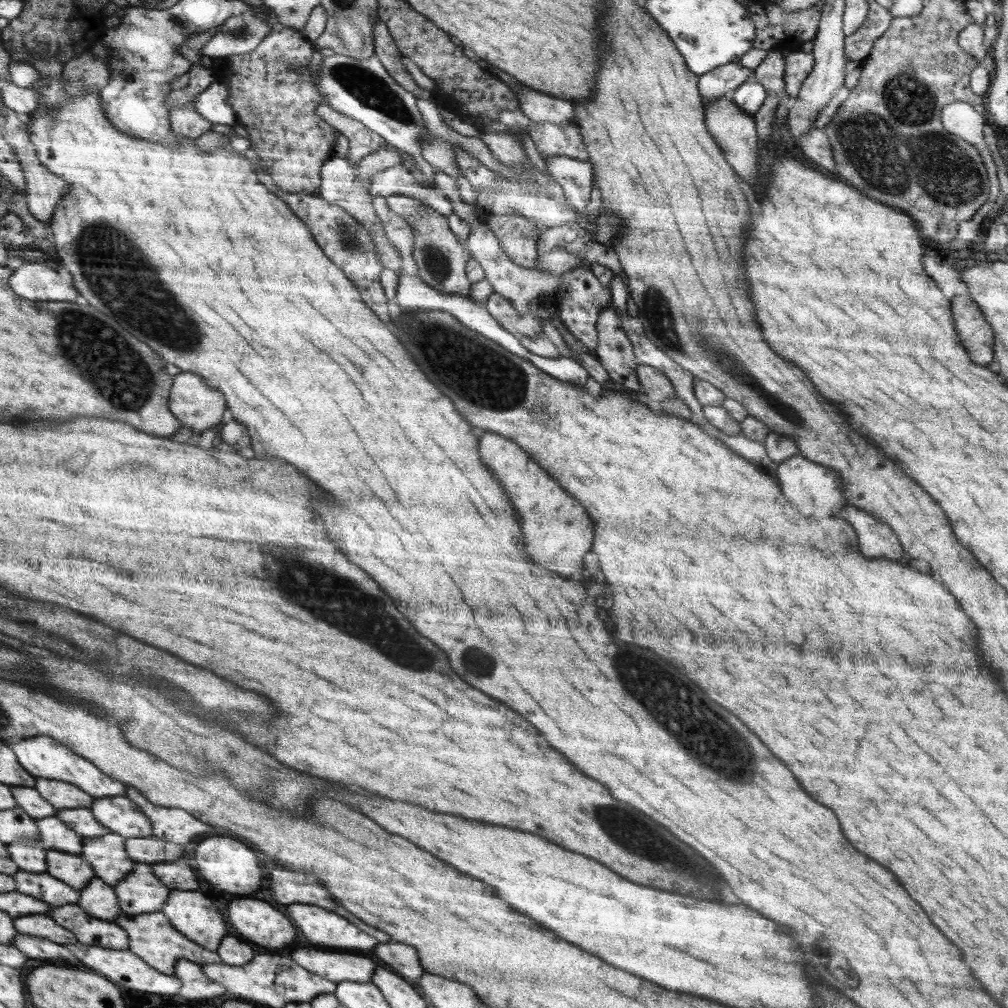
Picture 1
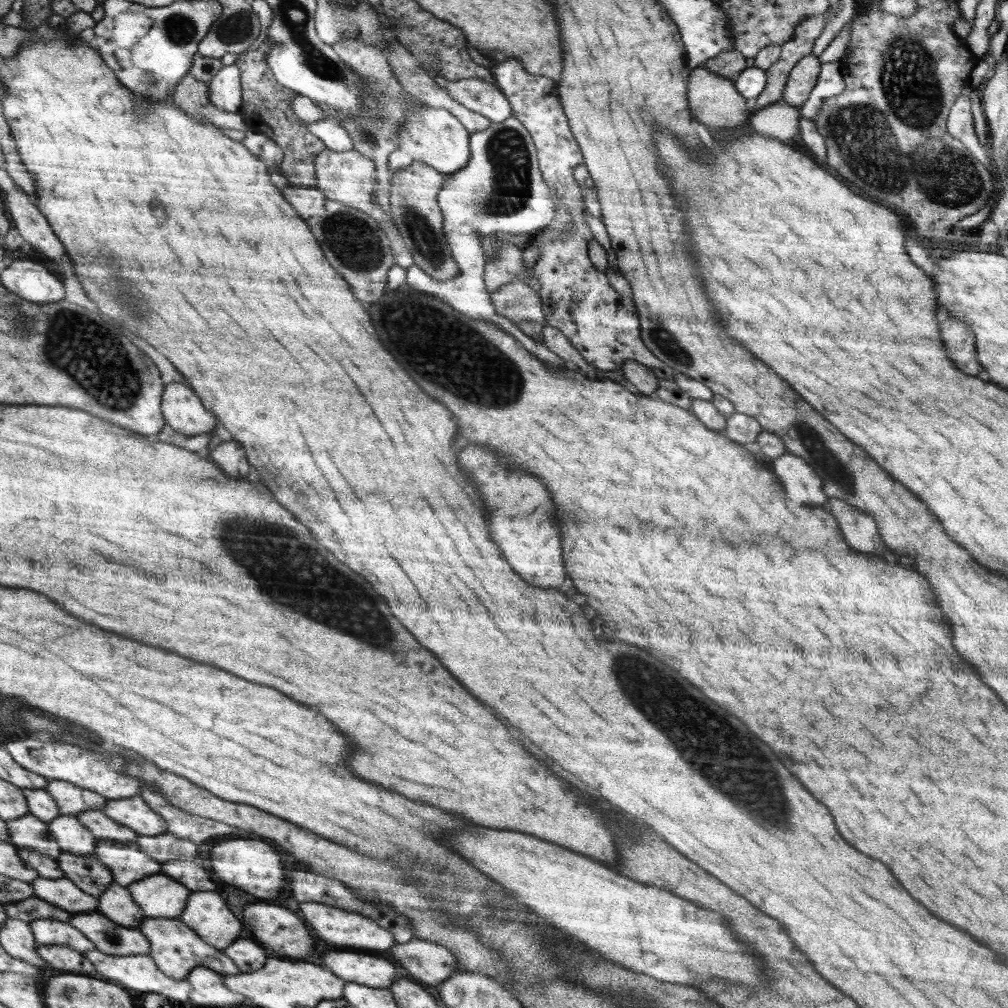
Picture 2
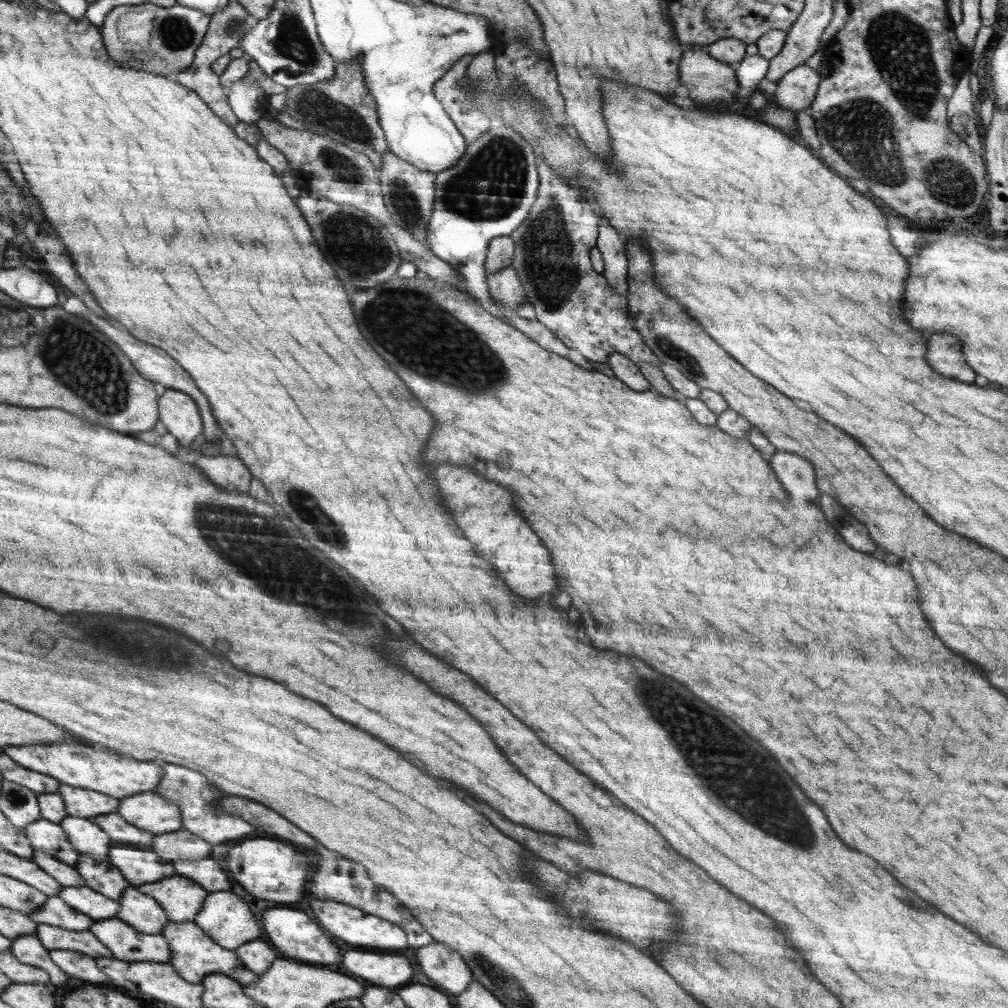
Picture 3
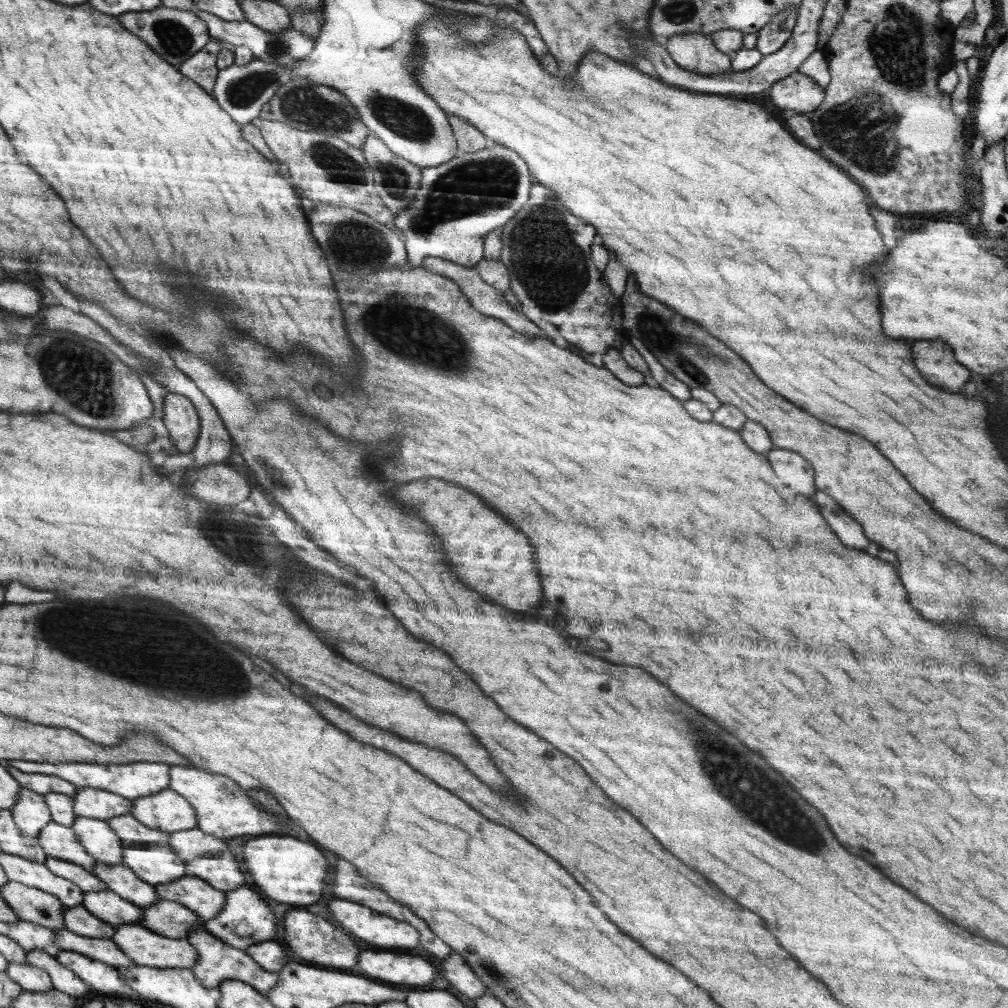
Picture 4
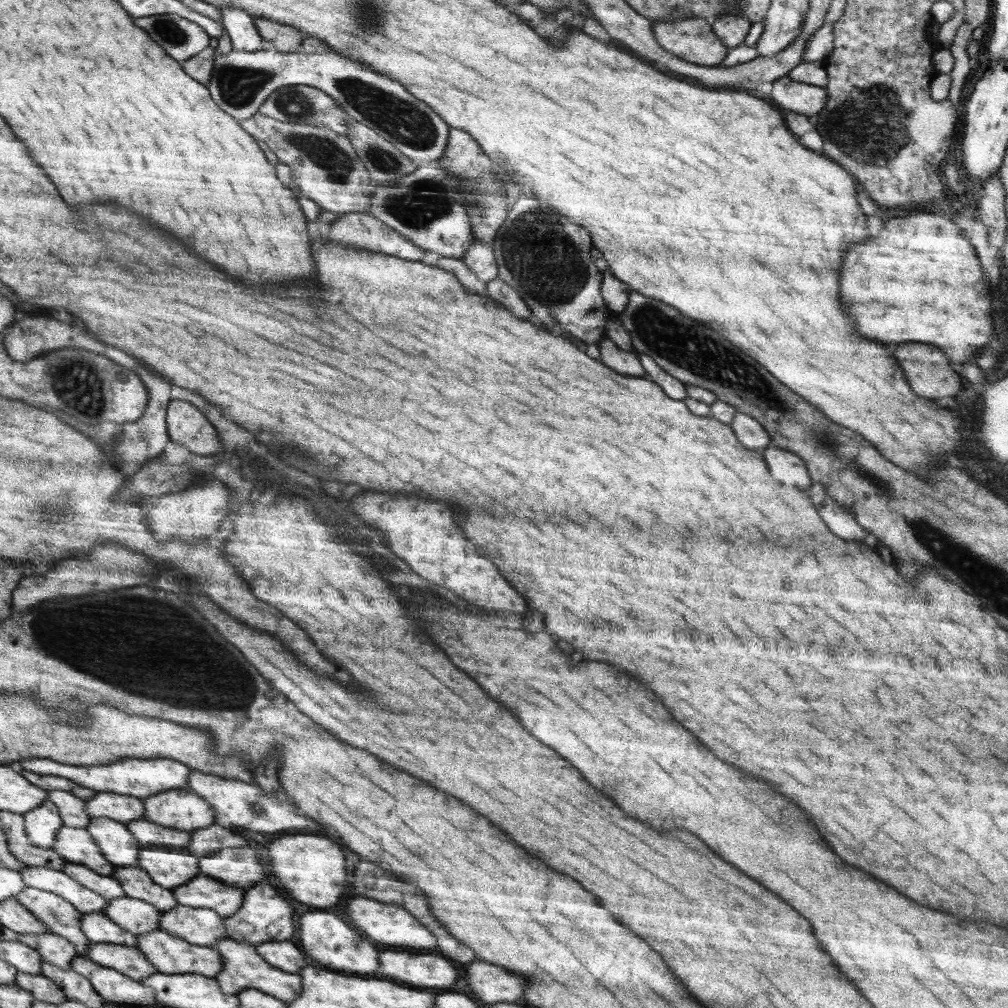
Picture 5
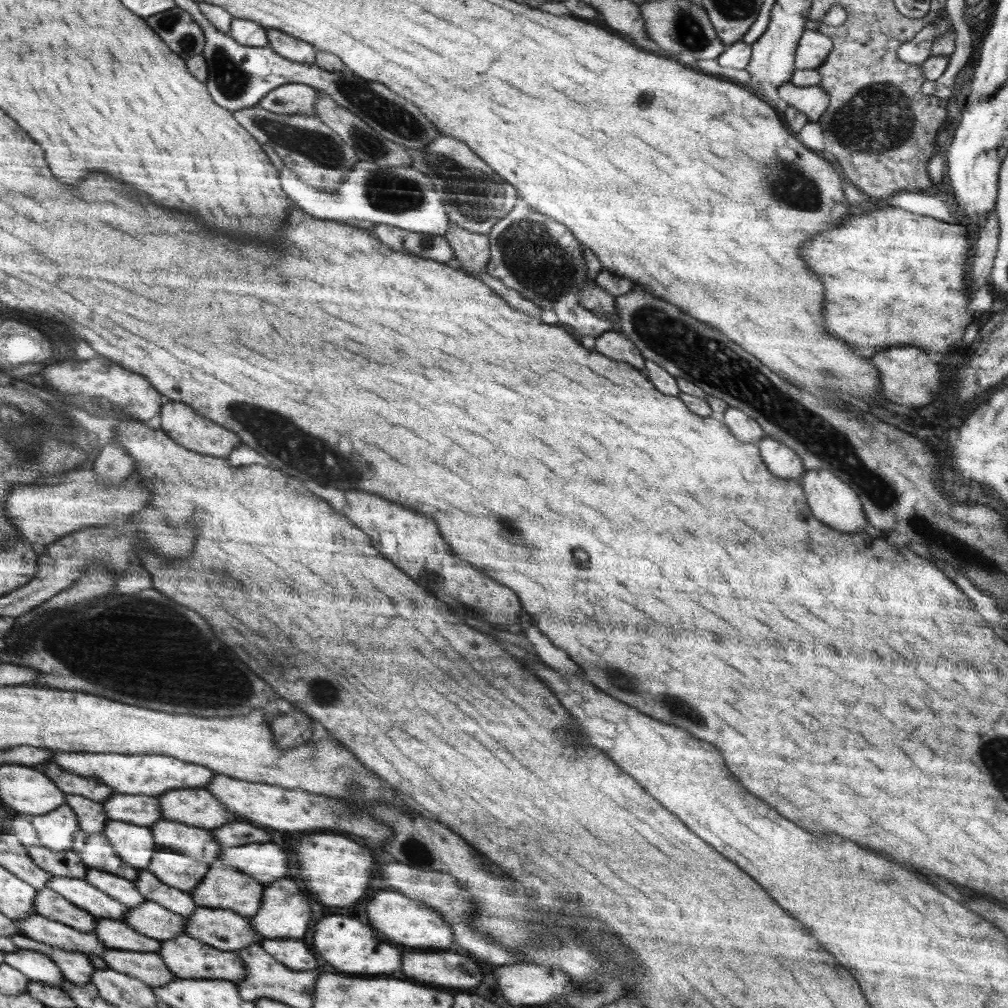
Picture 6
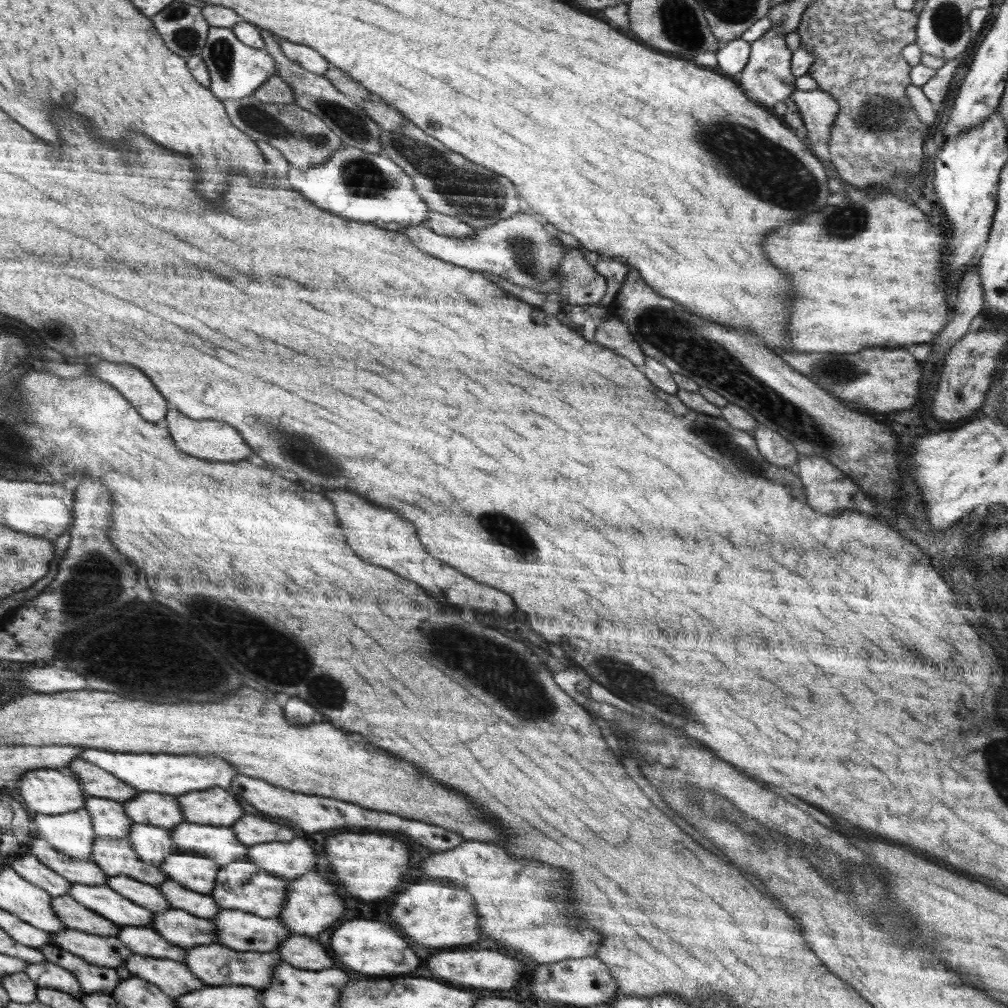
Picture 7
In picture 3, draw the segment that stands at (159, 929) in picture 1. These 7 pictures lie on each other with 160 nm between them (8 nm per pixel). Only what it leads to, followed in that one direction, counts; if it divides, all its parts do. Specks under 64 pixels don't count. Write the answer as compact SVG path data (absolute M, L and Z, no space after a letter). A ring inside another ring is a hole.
M193 920L184 922L171 921L166 928L162 930L161 935L166 937L170 943L174 958L170 960L175 971L183 977L184 980L191 981L194 984L202 982L205 976L211 974L226 975L238 980L243 985L256 983L260 980L260 974L252 972L243 964L241 957L234 949L224 948L217 941L212 940Z

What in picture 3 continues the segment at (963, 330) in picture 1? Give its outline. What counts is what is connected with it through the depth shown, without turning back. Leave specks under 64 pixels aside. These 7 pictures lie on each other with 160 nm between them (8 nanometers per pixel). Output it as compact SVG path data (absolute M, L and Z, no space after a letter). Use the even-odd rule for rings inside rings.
M938 332L930 336L926 360L938 374L954 378L958 382L972 382L976 376L974 370L968 368L968 364L964 364L962 342L948 332Z

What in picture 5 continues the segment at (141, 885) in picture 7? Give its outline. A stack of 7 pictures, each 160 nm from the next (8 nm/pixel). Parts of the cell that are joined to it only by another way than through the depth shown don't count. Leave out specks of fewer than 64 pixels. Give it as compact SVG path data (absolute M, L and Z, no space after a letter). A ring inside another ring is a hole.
M66 862L66 866L62 867L61 871L75 878L83 885L87 885L88 888L94 889L96 892L108 898L108 900L126 896L117 880L114 880L111 876L98 874L82 864Z

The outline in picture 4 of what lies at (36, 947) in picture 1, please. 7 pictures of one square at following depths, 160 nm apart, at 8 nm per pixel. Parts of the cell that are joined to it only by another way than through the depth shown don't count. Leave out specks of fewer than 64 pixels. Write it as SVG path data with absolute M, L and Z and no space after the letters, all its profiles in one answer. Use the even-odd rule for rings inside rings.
M61 950L55 959L79 976L92 990L102 993L106 997L115 994L125 1000L139 997L139 994L126 984L116 972L114 966L105 962L88 958L79 952Z

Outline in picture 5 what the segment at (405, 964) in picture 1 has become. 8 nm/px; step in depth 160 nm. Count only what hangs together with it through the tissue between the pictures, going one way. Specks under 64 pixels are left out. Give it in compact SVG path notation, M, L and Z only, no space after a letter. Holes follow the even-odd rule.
M472 962L464 966L464 982L474 998L486 1004L516 1002L526 988L526 980L504 972L488 962Z

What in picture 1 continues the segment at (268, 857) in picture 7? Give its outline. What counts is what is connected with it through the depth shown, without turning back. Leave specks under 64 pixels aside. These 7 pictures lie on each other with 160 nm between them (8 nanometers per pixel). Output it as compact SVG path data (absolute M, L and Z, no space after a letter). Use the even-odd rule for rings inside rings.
M184 860L150 864L159 879L172 890L198 890L198 874L193 864Z

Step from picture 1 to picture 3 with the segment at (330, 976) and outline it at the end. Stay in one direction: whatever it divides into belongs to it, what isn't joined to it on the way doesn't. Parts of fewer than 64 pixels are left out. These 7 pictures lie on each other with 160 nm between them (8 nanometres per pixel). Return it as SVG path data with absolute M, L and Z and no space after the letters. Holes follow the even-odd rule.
M350 950L344 954L340 966L342 968L339 969L346 974L381 987L398 986L406 982L414 972L412 962L404 958L404 954L374 954L374 950L372 952Z

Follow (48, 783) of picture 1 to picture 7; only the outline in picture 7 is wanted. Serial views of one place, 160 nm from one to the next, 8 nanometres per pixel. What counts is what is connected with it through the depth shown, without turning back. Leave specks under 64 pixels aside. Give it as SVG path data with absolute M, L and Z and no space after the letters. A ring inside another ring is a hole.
M140 791L140 794L123 802L126 813L137 824L158 825L166 830L179 827L183 819L182 805L174 795Z

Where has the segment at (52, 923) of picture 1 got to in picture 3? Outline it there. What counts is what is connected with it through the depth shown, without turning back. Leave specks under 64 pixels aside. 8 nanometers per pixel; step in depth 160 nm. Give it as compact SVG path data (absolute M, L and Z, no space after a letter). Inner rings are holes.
M37 924L37 937L48 950L76 950L94 958L112 958L112 953L94 934L88 931L68 930L50 924Z

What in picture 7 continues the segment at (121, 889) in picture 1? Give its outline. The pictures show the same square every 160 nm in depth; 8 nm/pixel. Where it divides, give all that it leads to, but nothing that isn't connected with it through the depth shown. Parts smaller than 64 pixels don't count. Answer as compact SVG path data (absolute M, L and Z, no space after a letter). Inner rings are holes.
M246 859L223 865L216 878L216 888L209 892L210 897L215 898L223 909L251 912L261 917L277 917L287 907L290 879L266 872L258 866Z

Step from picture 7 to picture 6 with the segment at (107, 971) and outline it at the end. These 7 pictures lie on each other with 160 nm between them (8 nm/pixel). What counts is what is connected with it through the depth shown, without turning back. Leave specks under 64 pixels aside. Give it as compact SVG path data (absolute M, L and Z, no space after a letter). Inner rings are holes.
M22 934L12 935L10 940L20 949L38 951L51 958L52 962L59 966L66 980L76 984L91 983L91 974L96 968L84 953L77 950L66 950L64 947L52 946L45 942L38 942Z

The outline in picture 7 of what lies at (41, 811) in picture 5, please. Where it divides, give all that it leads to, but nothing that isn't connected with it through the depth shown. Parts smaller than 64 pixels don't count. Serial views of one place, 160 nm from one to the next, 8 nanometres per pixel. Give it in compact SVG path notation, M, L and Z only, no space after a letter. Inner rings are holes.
M86 808L79 811L67 812L59 815L35 813L37 835L48 844L56 847L56 850L76 858L92 858L94 842L98 838L95 832L92 816Z

